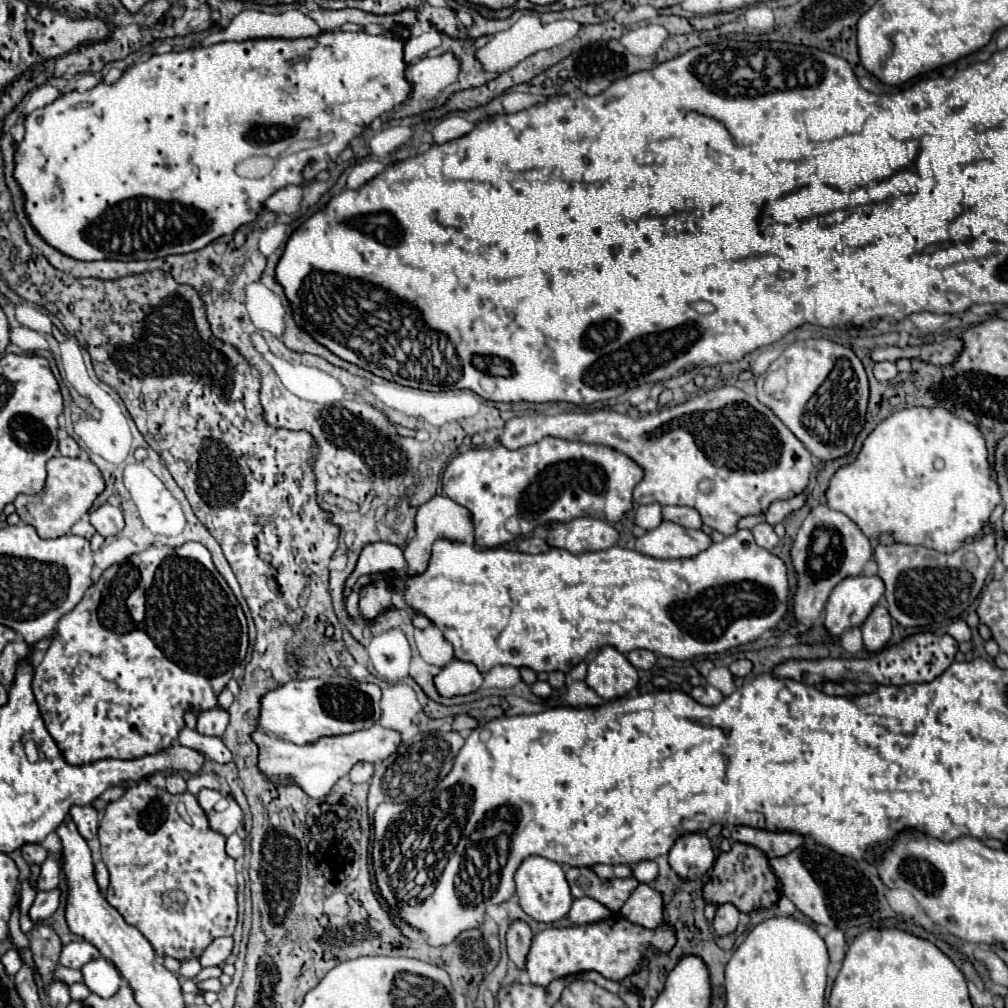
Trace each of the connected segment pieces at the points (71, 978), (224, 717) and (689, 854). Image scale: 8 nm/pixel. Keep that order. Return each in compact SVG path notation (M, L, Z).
M57 968L55 970L55 980L59 980L59 978L63 978L63 982L67 982L67 984L73 984L73 982L81 982L83 980L83 974L79 972L79 970L73 970L73 968Z
M213 708L197 714L197 732L205 736L223 736L229 722L229 714L221 708Z
M685 834L677 838L671 852L669 864L683 880L701 878L715 862L711 840L705 834Z

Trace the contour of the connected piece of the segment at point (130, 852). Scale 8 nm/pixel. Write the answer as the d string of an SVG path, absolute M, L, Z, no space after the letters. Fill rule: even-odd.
M141 780L137 788L129 788L121 800L115 800L105 808L99 826L99 842L103 862L111 876L105 900L127 924L135 926L151 942L159 958L171 956L179 962L199 958L215 938L233 934L237 926L235 860L225 852L225 836L211 830L207 814L193 794L185 792L173 796L165 788ZM179 804L185 806L185 816L181 816Z

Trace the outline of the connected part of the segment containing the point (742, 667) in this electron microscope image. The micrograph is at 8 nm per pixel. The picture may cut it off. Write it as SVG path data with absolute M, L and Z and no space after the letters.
M735 660L731 666L729 666L729 670L733 672L733 676L739 676L739 678L745 678L749 672L751 672L751 668L753 668L753 664L749 662L749 660Z

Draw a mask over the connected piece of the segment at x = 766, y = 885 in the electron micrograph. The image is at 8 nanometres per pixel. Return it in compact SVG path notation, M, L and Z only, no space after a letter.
M733 842L731 852L721 854L713 866L711 878L703 886L703 900L713 906L721 906L723 902L731 902L739 912L755 912L761 908L771 908L777 904L782 895L782 888L779 880L775 878L769 858L755 846Z

